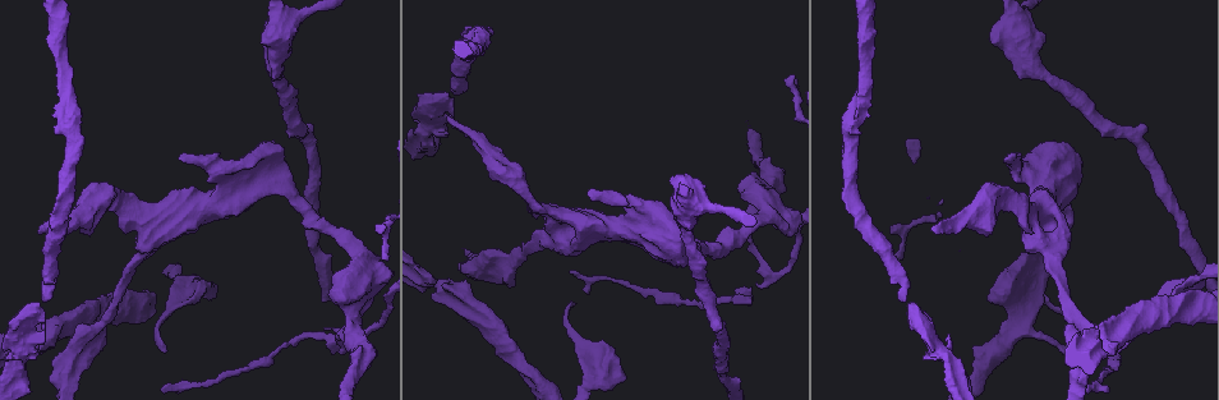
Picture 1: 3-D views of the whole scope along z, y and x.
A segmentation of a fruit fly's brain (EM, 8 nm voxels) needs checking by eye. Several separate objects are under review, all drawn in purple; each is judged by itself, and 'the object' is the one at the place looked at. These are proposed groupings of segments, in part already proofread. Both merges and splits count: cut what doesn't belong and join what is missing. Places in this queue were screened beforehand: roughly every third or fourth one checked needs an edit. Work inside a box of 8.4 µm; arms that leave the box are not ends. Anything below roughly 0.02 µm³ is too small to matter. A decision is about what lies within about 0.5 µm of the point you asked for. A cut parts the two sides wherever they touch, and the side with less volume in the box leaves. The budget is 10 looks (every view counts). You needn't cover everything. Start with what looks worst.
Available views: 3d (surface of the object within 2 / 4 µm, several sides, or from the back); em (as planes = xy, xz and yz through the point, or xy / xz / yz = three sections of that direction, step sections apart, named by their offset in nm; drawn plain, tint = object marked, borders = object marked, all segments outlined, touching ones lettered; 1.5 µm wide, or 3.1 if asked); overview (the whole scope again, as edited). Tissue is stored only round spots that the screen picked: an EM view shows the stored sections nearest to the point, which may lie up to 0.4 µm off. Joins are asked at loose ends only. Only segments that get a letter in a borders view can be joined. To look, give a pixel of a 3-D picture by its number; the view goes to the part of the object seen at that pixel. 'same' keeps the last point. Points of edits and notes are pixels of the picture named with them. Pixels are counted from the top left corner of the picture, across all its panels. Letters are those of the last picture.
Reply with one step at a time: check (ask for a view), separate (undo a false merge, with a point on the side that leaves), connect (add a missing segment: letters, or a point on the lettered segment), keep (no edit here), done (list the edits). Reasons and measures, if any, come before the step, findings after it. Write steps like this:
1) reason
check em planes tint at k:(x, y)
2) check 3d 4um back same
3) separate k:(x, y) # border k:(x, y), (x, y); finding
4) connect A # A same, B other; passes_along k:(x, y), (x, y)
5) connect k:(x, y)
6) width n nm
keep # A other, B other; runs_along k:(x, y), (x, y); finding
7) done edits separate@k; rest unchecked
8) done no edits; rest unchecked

closes a loop
check em planes borders at 1:(369, 326)

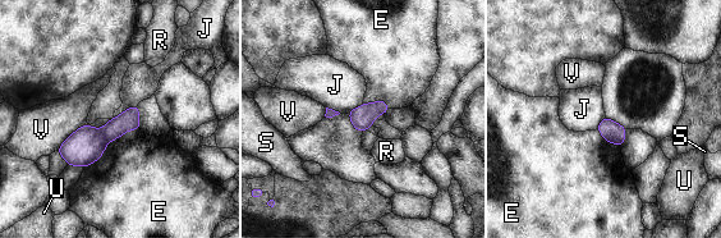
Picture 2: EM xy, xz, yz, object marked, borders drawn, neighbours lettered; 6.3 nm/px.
separate 2:(129, 119) # E other, J other, R other, S other, U other, V other; border 2:(100, 131), (106, 142); a second neuron is stuck on

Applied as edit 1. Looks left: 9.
see it whole again
check overview

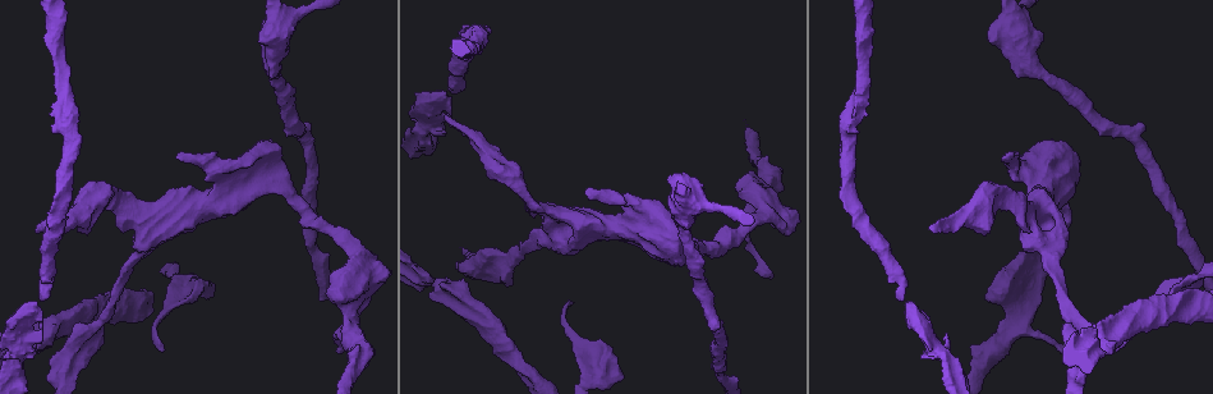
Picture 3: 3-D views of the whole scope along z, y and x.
an open end
check em planes borders at 3:(39, 230)

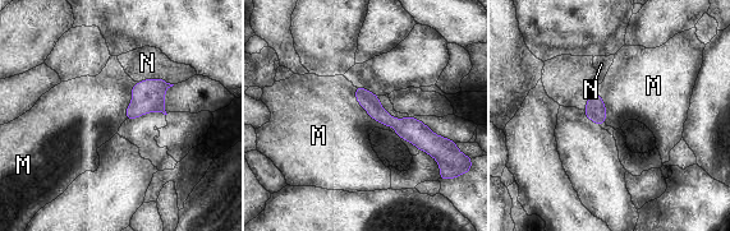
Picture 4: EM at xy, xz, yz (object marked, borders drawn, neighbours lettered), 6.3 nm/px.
keep # M other, N other; border 4:(354, 87), (357, 102), (389, 128); no lettered segment goes on from it

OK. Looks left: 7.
branch stops here
check 3d 2um back at 3:(570, 302)

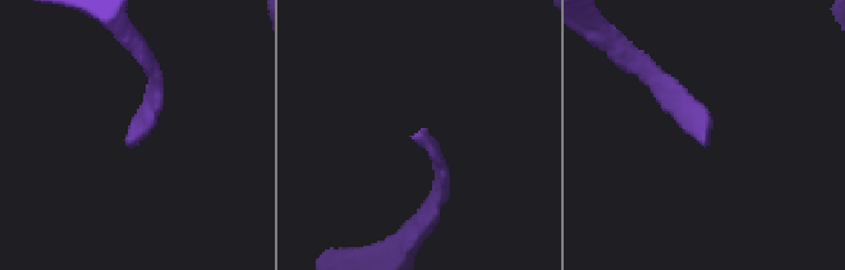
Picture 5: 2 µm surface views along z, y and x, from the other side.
now the EM
check em xz step 8 borders at 5:(709, 142)

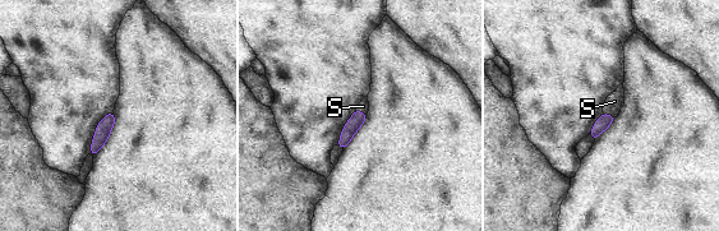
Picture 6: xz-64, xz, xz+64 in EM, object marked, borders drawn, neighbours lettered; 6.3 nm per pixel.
longest_contact S 90 nm
connect S # S same; it goes on there

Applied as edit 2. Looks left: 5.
done edits separate@2, connect@6; rest unchecked

